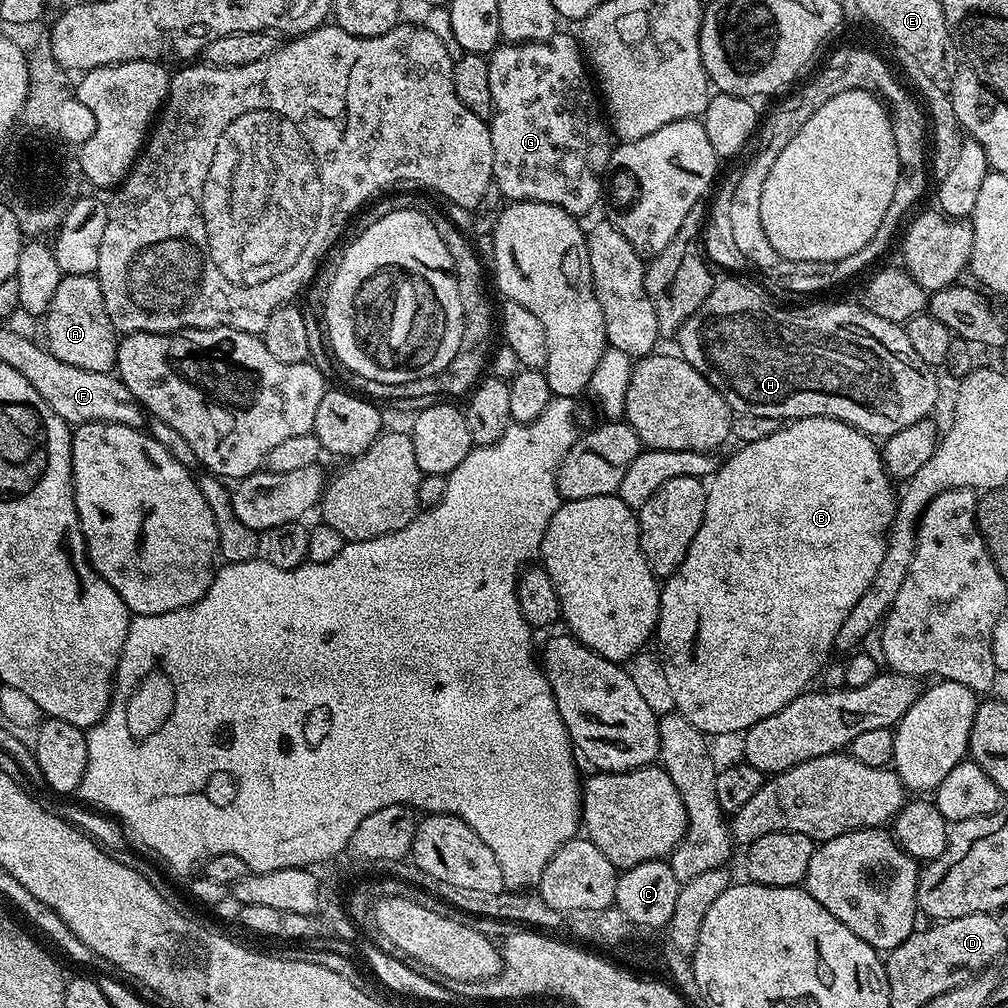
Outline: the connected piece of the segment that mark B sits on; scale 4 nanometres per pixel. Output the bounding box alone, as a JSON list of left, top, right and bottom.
[654,416,898,738]

